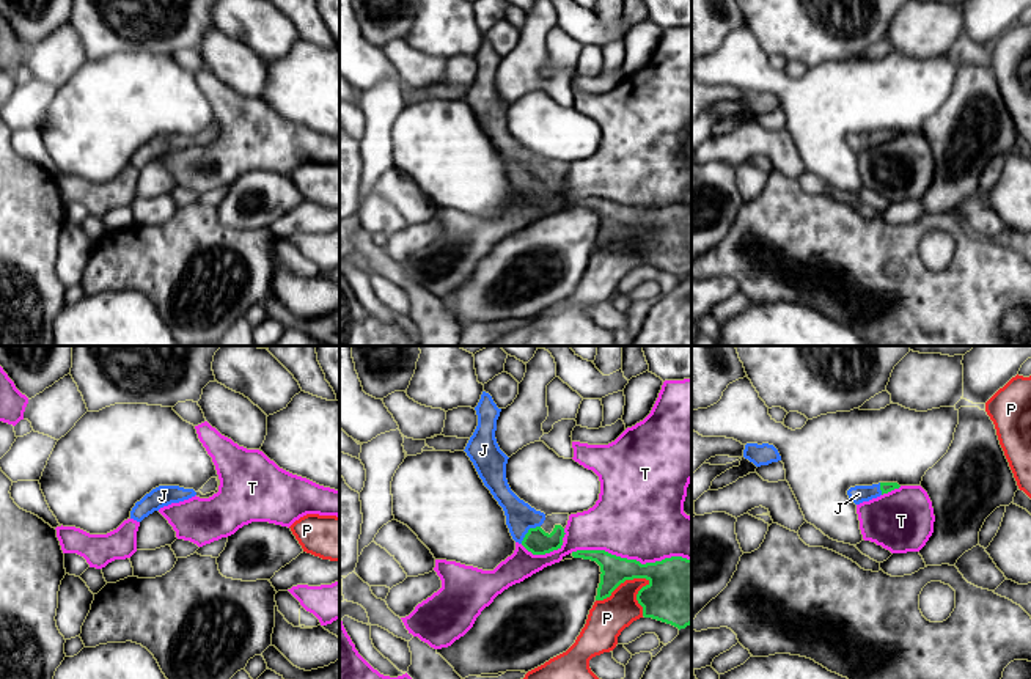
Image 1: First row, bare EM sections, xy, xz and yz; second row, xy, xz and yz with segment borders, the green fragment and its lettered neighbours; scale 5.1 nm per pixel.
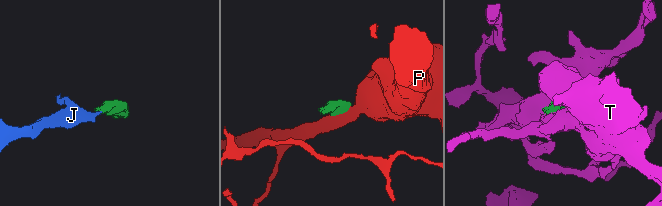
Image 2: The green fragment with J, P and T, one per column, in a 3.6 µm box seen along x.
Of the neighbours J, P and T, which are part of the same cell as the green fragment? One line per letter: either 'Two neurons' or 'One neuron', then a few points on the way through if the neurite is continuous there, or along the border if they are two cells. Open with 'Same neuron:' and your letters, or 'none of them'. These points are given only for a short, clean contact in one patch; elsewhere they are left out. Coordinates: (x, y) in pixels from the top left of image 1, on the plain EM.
Same neuron: J
J: One neuron. Path across: xz (536, 189), (528, 179), (521, 164)
P: Two neurons
T: Two neurons

